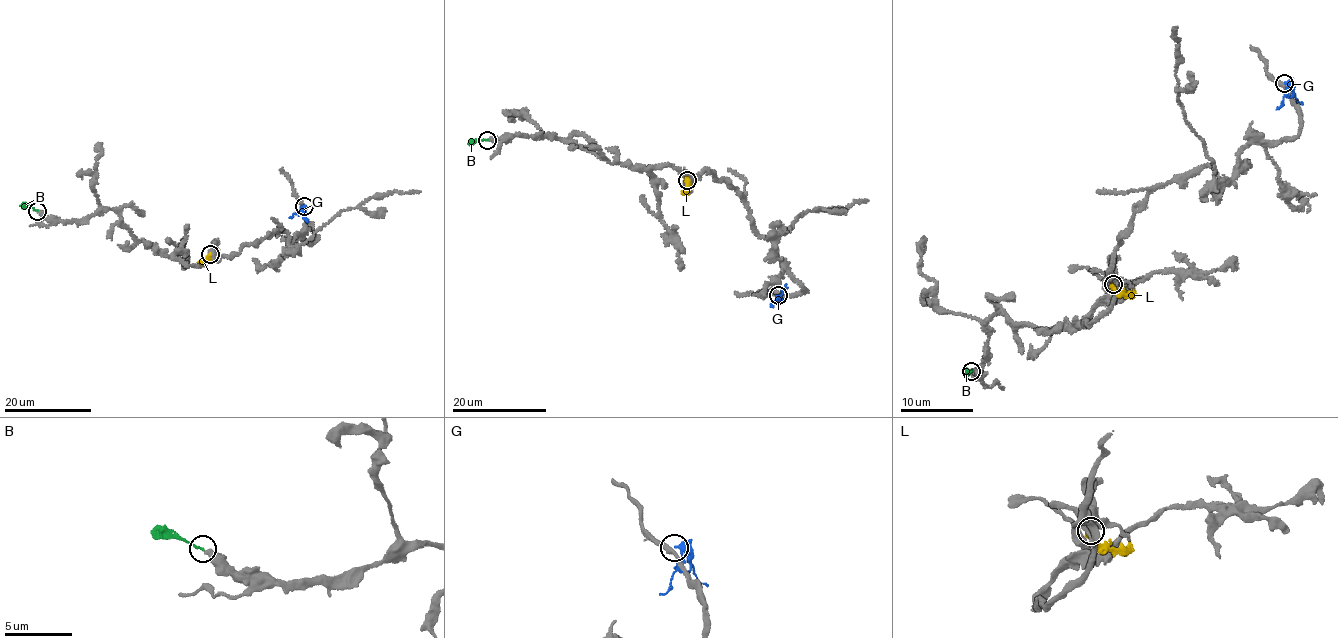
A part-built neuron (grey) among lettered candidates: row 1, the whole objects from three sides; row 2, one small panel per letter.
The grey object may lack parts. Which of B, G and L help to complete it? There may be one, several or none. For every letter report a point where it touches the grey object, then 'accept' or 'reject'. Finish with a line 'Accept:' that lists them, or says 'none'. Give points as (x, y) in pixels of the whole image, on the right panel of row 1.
B: meets grey at (971, 371); reject
G: meets grey at (1284, 83); reject
L: meets grey at (1113, 284); reject
Accept: none

